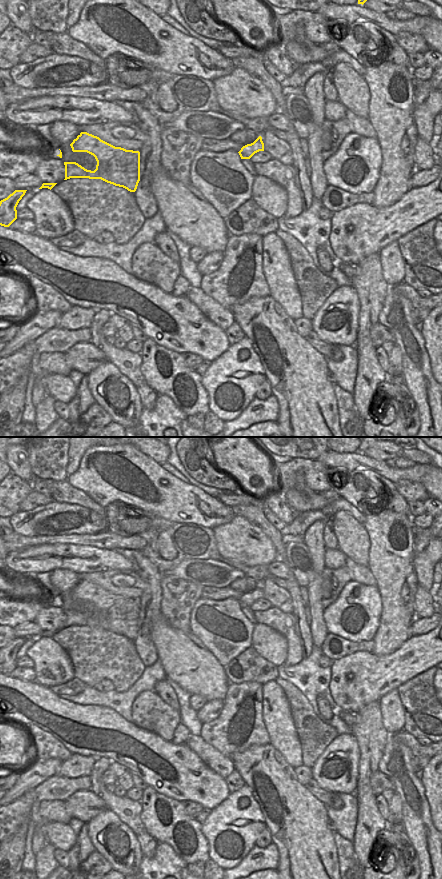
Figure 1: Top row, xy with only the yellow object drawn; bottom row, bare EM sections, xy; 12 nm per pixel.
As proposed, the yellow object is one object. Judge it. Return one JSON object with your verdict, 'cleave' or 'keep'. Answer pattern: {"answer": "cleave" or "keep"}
{"answer": "keep"}

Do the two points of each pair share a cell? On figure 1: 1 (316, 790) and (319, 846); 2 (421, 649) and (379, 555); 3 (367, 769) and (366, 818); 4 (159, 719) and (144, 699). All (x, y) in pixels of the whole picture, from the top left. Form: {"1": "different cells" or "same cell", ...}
{"1": "different cells", "2": "different cells", "3": "same cell", "4": "same cell"}

